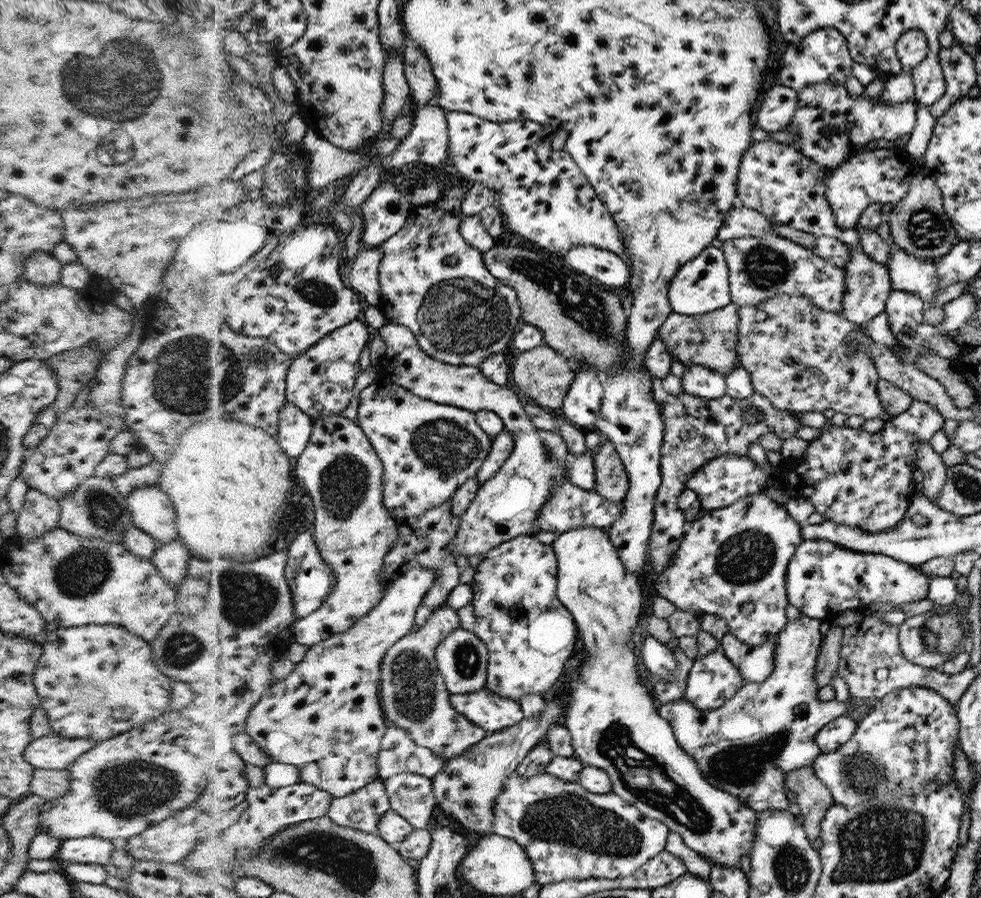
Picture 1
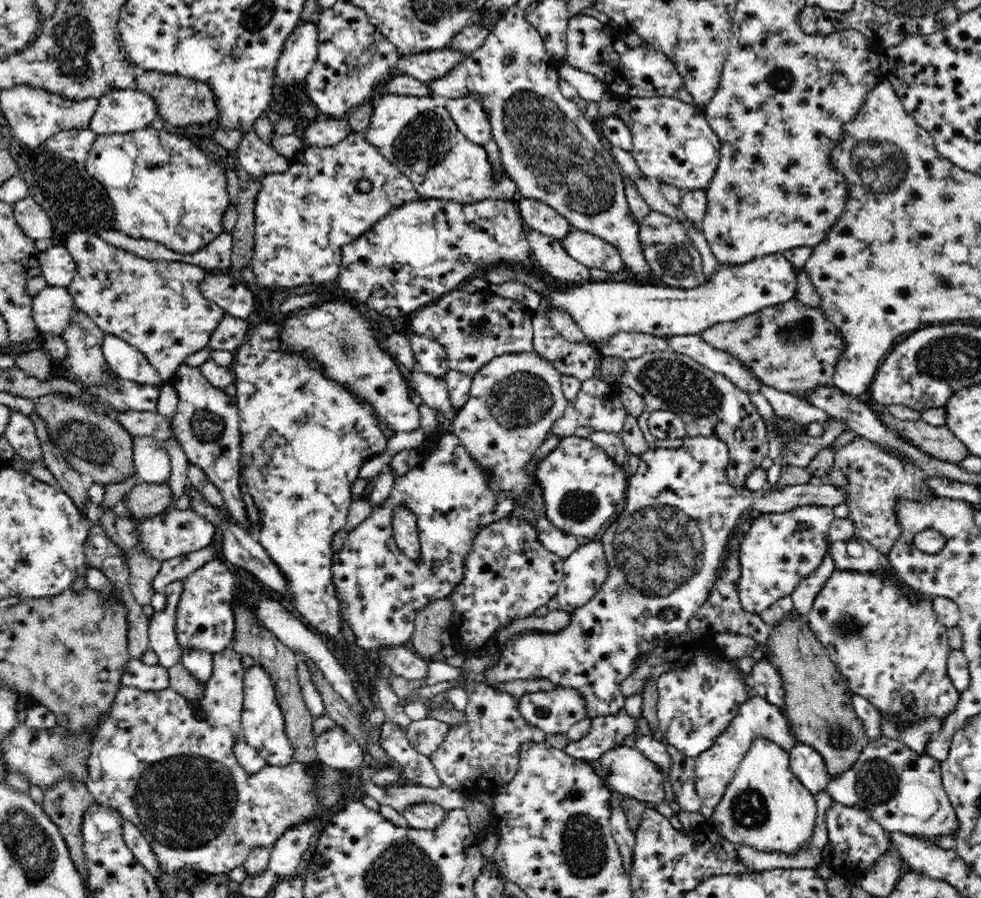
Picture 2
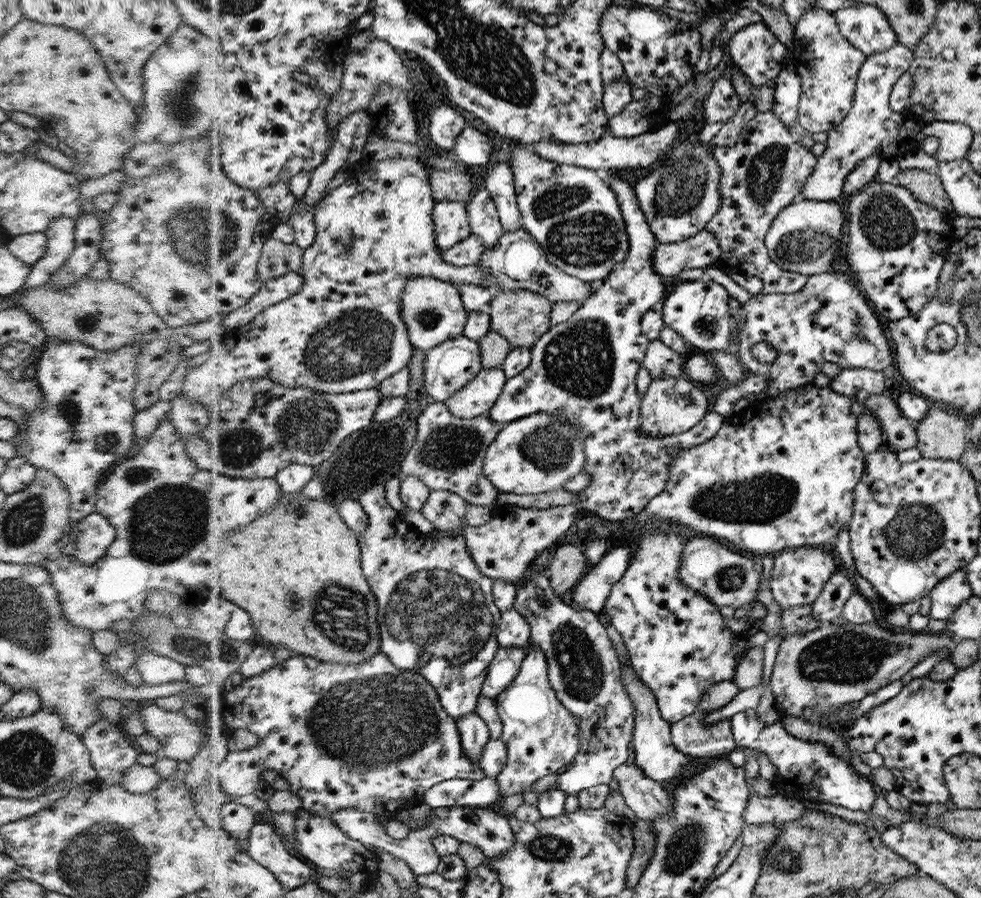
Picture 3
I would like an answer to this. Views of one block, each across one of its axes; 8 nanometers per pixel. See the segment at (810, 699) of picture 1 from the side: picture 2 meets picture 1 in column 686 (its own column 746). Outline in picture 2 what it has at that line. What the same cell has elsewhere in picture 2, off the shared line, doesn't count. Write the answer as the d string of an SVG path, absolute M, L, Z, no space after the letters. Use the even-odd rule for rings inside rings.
M754 694L738 708L738 714L716 737L713 746L695 758L694 770L696 778L694 788L698 797L702 799L700 813L705 818L710 818L714 812L716 805L726 792L731 778L734 778L734 772L738 770L739 763L742 762L748 748L754 744L754 740L759 735L778 743L778 746L787 751L790 751L798 743L797 738L791 733L788 719L784 716L781 708Z

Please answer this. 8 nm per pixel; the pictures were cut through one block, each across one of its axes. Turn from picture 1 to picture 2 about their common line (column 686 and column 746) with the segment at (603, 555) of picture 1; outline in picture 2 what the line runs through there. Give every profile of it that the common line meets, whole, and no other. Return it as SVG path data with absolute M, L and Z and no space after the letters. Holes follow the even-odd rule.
M759 735L748 748L746 756L739 763L730 784L720 802L707 820L711 822L718 835L730 840L736 846L751 846L760 852L783 852L796 854L813 839L817 819L817 804L813 795L797 778L789 765L789 751L778 743Z

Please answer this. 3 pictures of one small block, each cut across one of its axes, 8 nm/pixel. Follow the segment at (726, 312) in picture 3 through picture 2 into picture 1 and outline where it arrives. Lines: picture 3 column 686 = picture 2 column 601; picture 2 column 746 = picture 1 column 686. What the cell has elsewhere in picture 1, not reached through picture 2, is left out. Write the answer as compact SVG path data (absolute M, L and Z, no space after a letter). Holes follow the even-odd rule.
M710 247L693 261L682 265L669 284L669 303L673 312L683 315L701 315L728 306L732 302L729 290L729 265L725 251Z

